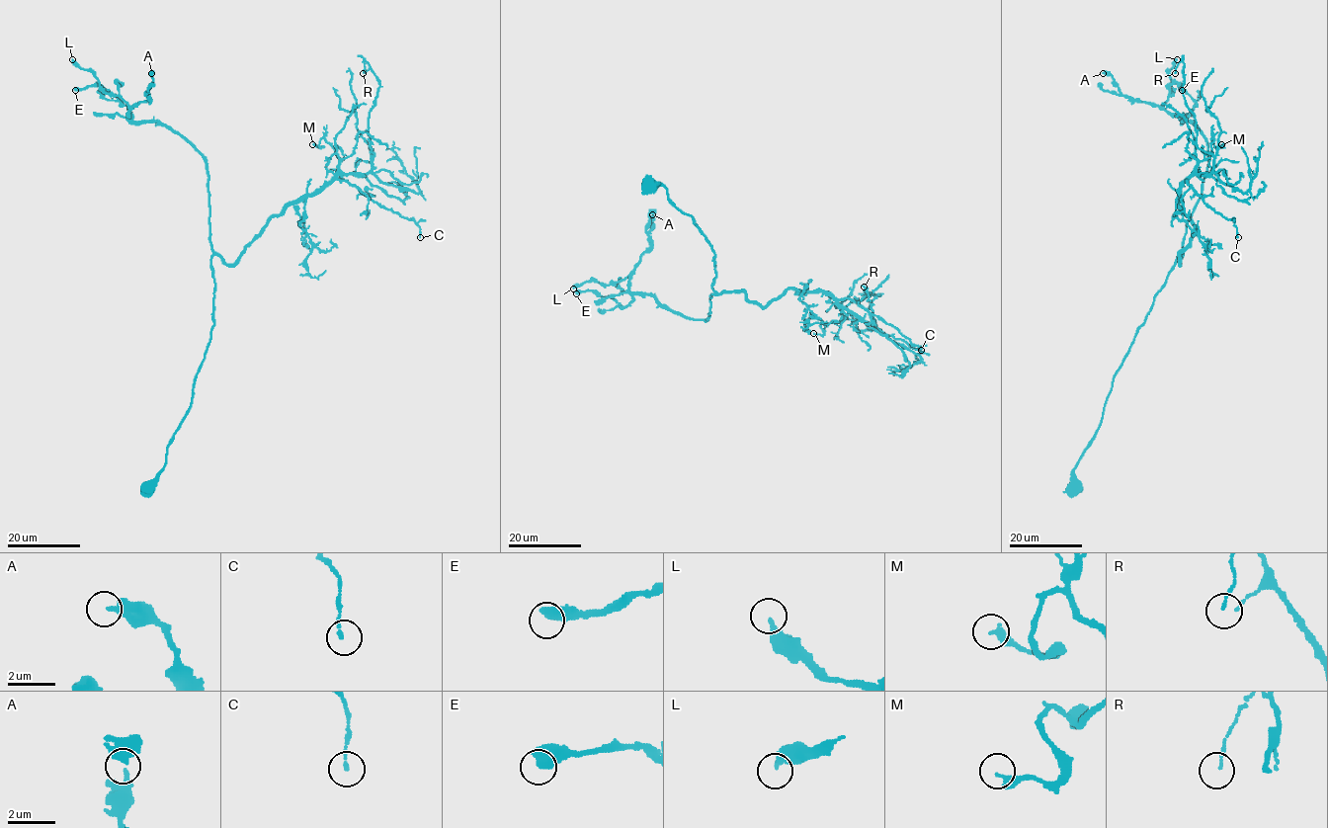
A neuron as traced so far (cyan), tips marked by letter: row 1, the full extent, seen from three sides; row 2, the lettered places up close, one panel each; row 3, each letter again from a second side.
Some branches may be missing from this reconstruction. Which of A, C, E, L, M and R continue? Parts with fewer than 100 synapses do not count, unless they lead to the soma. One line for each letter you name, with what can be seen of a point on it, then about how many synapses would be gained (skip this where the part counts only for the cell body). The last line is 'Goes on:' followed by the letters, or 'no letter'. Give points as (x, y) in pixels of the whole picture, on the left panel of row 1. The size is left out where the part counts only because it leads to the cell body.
Goes on: no letter

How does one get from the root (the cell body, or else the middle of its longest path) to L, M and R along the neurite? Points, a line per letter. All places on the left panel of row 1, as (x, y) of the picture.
L: (147, 487), (190, 405), (213, 324), (208, 173), (189, 142), (157, 122), (131, 123), (127, 105), (72, 59)
M: (147, 487), (211, 335), (211, 258), (233, 264), (272, 217), (331, 180), (341, 160), (323, 137), (312, 144)
R: (147, 487), (211, 335), (211, 258), (233, 264), (287, 206), (372, 169), (380, 83), (364, 60), (363, 73)

